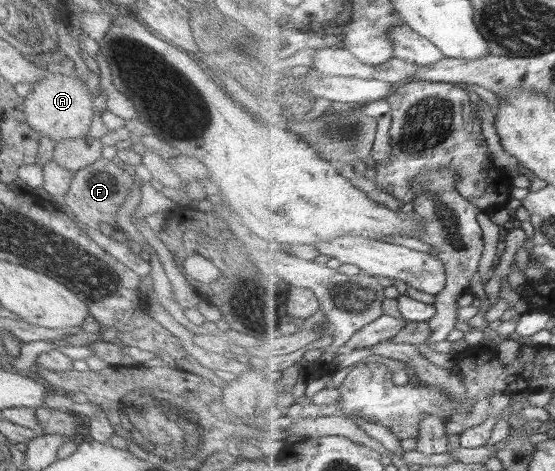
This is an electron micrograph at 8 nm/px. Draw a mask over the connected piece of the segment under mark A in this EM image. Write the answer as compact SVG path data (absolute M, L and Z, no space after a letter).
M49 67L45 69L43 79L31 86L29 94L22 100L21 107L25 122L31 130L39 136L58 142L71 138L83 138L87 135L95 109L92 99L85 85L85 79L81 76L77 76L75 72L68 76Z

